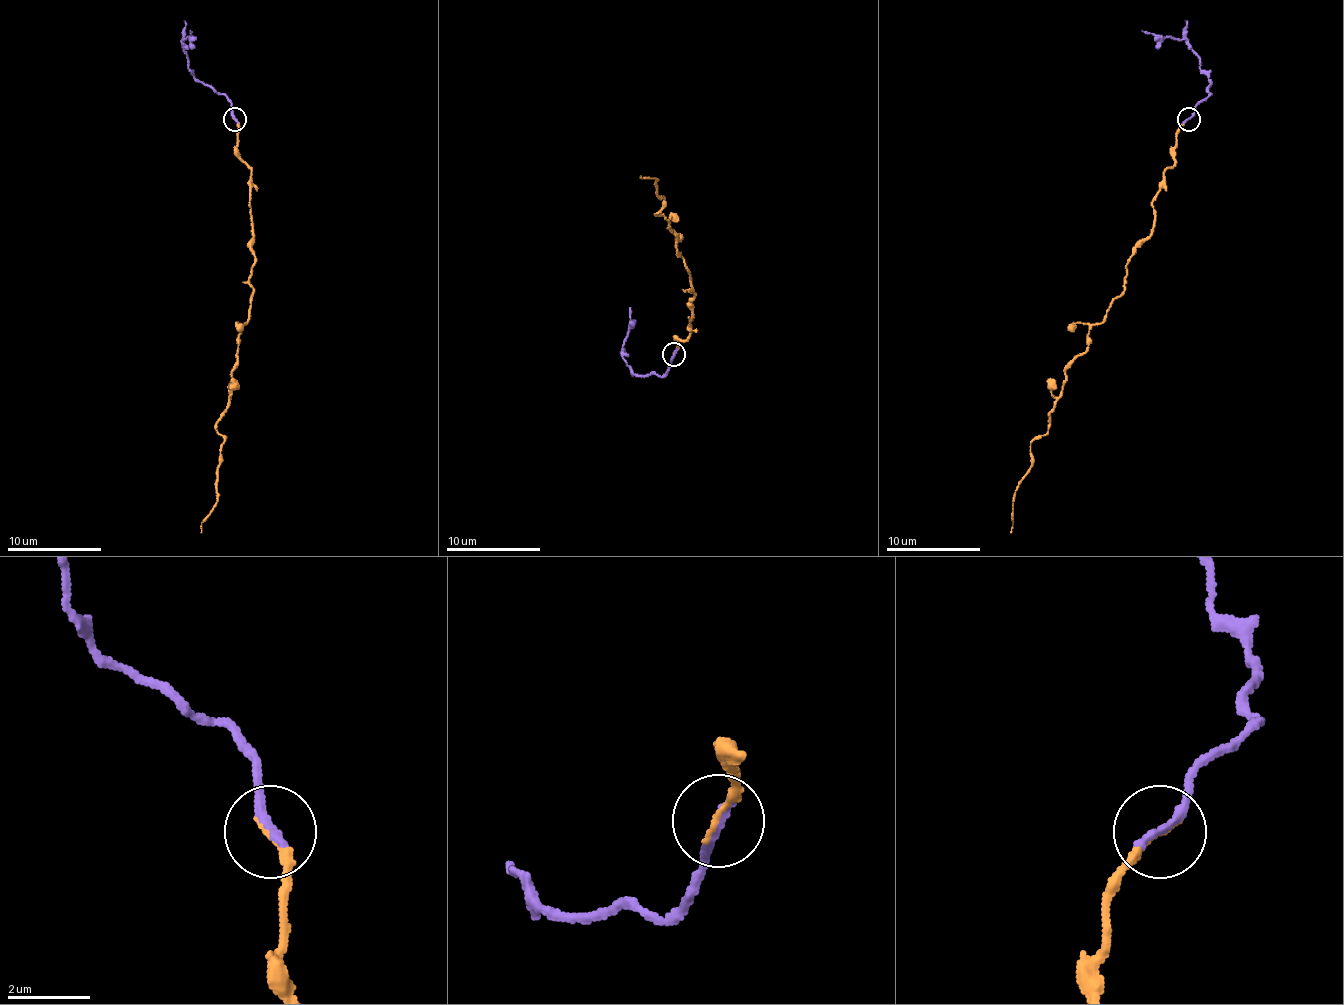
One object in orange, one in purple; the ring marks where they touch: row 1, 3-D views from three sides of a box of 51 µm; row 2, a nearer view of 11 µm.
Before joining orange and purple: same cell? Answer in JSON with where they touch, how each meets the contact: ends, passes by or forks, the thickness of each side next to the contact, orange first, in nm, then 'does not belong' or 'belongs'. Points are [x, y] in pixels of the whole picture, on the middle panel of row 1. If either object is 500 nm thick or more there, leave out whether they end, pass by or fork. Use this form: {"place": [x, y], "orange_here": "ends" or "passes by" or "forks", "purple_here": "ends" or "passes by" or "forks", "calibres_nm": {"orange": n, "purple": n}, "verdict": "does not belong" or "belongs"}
{"place": [674, 354], "orange_here": "ends", "purple_here": "ends", "calibres_nm": {"orange": 130, "purple": 280}, "verdict": "belongs"}

